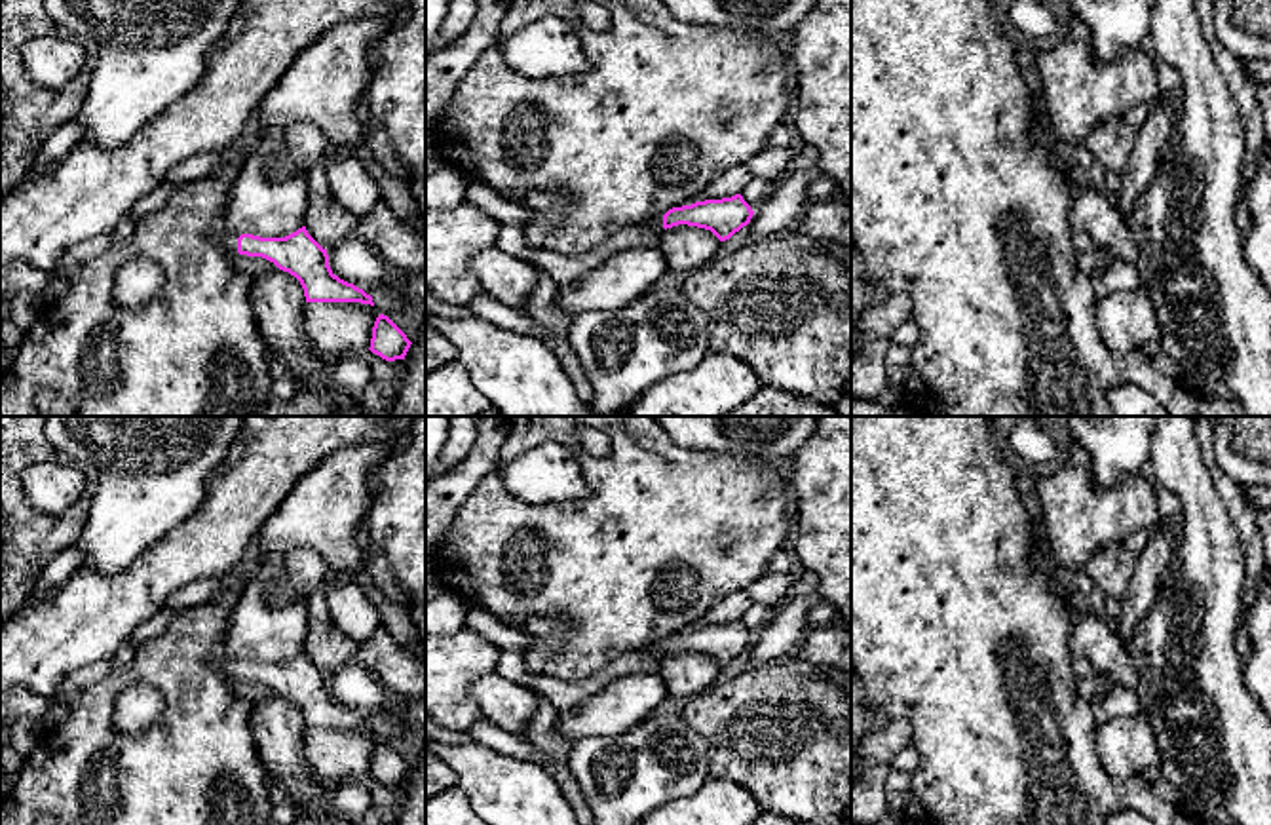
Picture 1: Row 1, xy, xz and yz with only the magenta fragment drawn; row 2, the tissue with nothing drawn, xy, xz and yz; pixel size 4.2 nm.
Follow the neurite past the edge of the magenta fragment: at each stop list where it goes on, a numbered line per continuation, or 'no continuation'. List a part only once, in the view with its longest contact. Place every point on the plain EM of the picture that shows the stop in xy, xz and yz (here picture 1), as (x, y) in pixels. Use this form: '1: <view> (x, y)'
1: xy (228, 664)

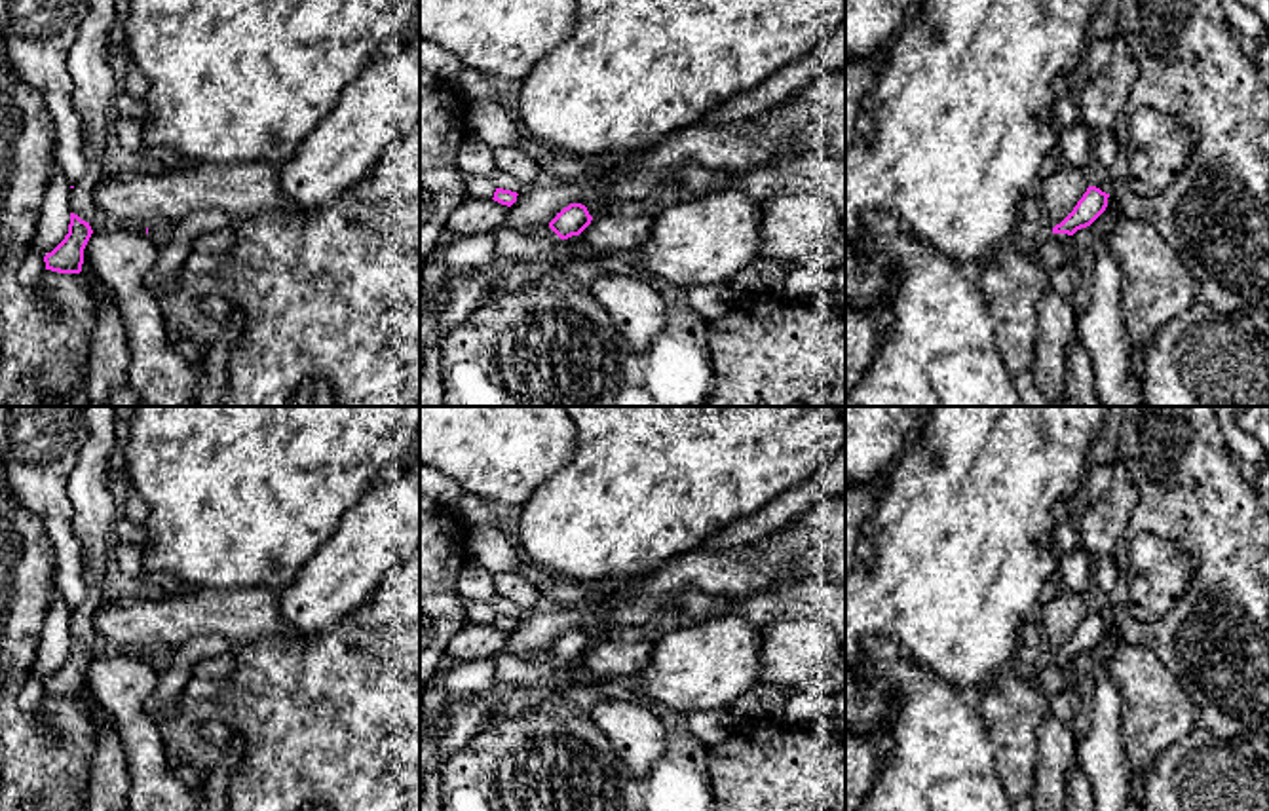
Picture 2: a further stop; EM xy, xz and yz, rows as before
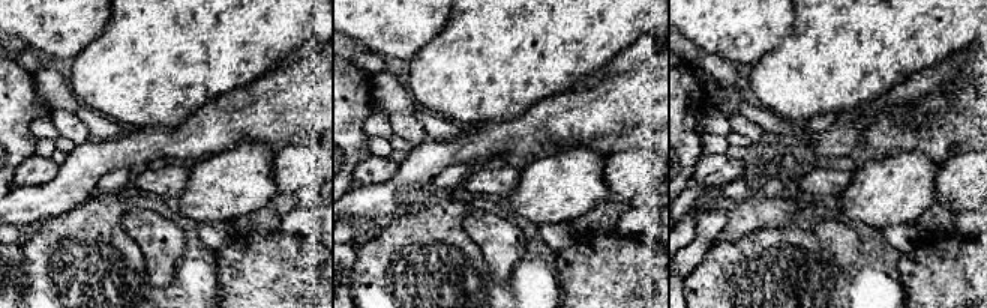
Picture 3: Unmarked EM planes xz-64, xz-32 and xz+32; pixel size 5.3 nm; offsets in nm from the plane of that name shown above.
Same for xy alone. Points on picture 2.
no continuation

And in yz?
1: yz (1072, 678)

